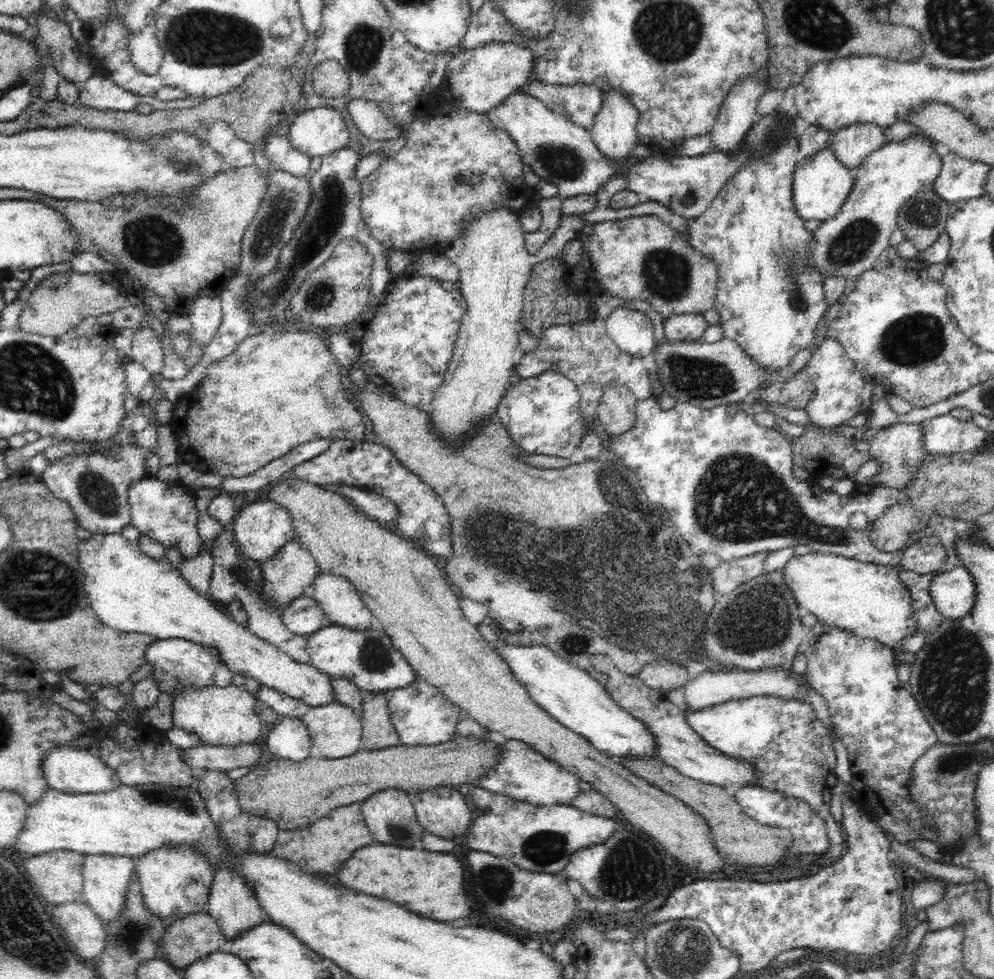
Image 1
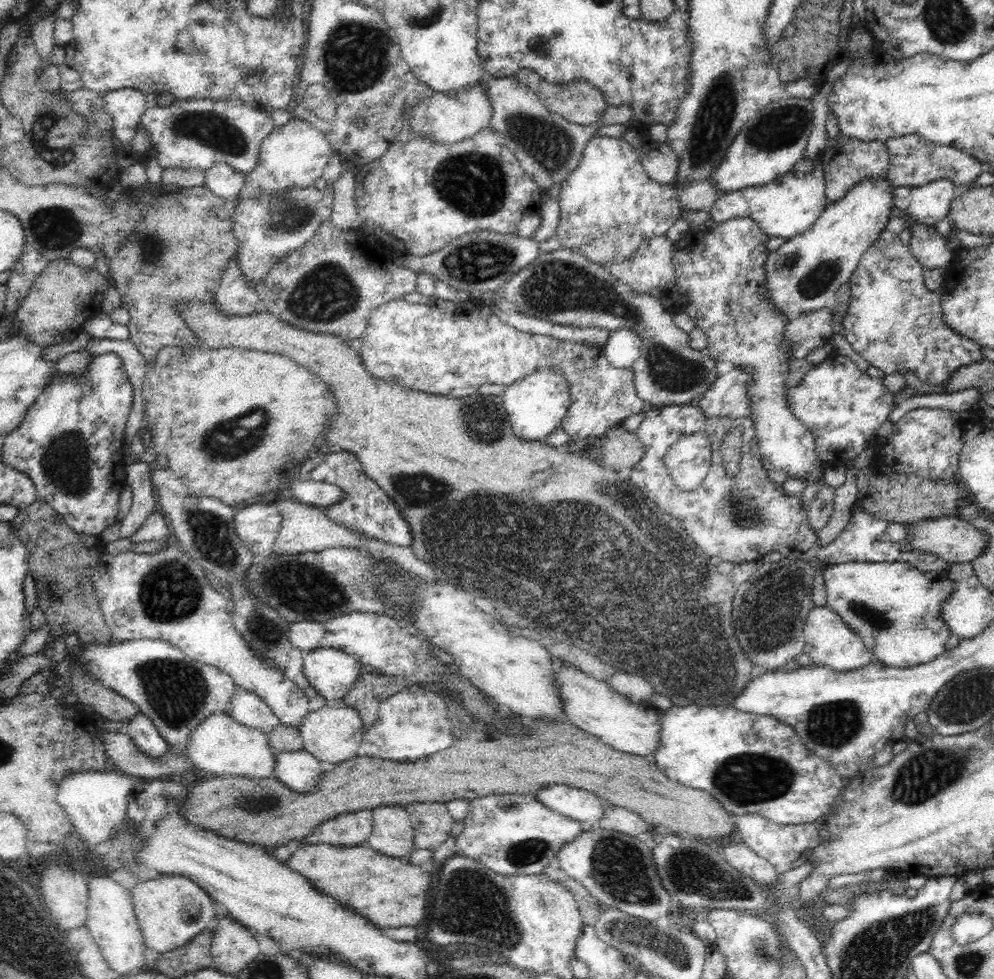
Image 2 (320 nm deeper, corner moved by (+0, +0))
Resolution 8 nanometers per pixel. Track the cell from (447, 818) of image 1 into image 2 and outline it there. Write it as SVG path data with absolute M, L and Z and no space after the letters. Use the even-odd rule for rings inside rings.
M410 803L404 806L409 814L410 822L415 830L414 849L431 850L434 851L446 842L446 839L455 834L459 825L448 814L445 803Z

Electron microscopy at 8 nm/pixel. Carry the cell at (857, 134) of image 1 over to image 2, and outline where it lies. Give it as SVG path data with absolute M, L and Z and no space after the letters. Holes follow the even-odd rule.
M838 136L828 141L828 146L820 159L823 162L826 181L825 195L831 202L840 200L864 178L882 178L889 167L889 154L882 141L864 141L854 137Z

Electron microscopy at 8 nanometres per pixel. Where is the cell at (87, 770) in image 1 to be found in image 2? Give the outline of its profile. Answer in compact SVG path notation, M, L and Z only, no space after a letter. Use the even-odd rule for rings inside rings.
M72 772L60 780L56 801L65 810L73 830L88 848L111 840L122 828L130 801L128 796L135 788L137 779L123 772Z

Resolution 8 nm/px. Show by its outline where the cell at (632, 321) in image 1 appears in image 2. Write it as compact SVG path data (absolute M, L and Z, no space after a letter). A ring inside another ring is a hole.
M622 328L609 333L602 348L614 368L630 368L640 358L642 346L642 337L636 331Z

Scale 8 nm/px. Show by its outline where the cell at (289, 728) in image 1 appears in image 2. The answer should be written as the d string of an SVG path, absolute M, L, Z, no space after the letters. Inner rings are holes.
M307 750L280 752L275 757L275 779L294 792L312 792L320 782L320 774L332 768Z

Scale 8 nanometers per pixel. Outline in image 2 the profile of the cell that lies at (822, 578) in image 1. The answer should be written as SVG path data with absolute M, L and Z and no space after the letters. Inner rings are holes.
M844 562L836 565L826 565L823 568L824 573L824 588L827 596L827 605L844 619L844 624L848 625L854 633L857 634L864 646L873 654L875 662L883 663L886 666L894 666L896 668L912 668L918 664L926 664L938 658L940 654L947 652L946 642L950 638L950 629L946 626L945 620L942 618L942 604L944 600L954 592L954 582L948 578L947 571L932 572L920 571L916 567L912 567L903 562Z

